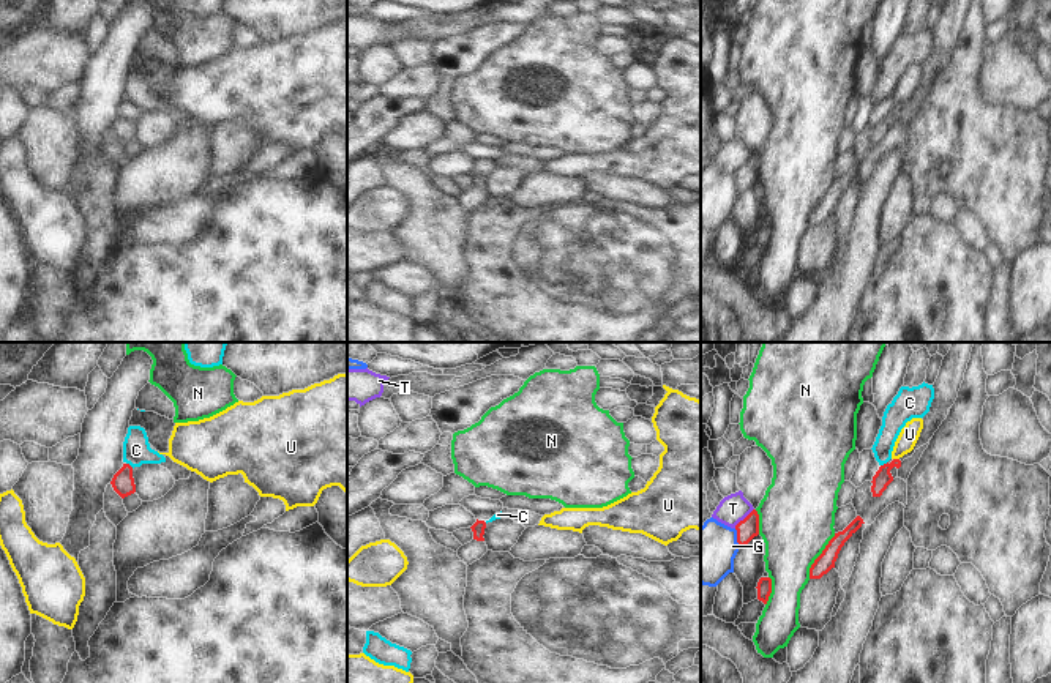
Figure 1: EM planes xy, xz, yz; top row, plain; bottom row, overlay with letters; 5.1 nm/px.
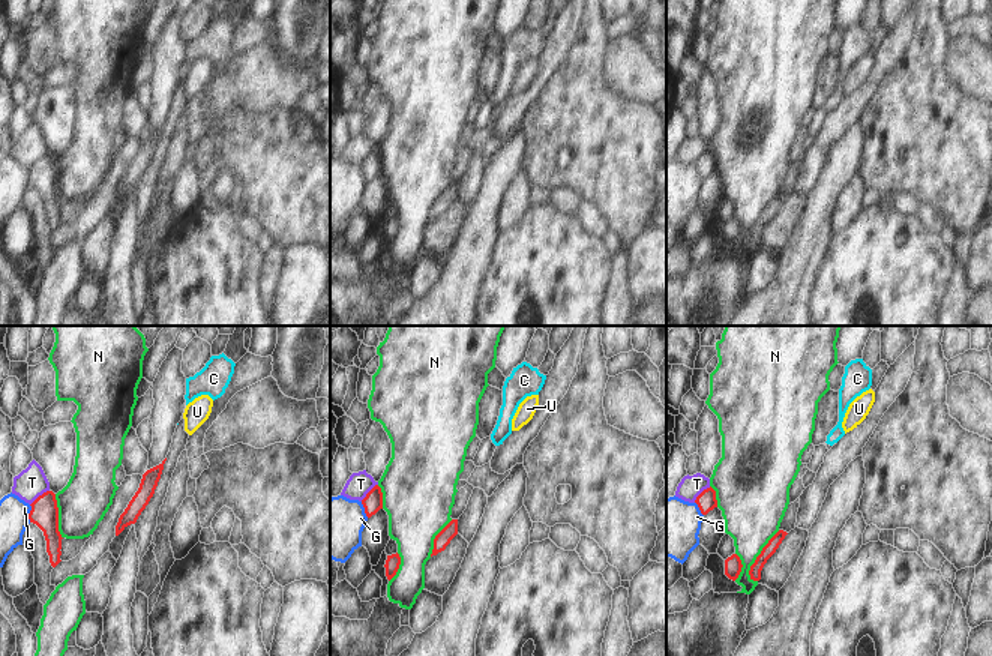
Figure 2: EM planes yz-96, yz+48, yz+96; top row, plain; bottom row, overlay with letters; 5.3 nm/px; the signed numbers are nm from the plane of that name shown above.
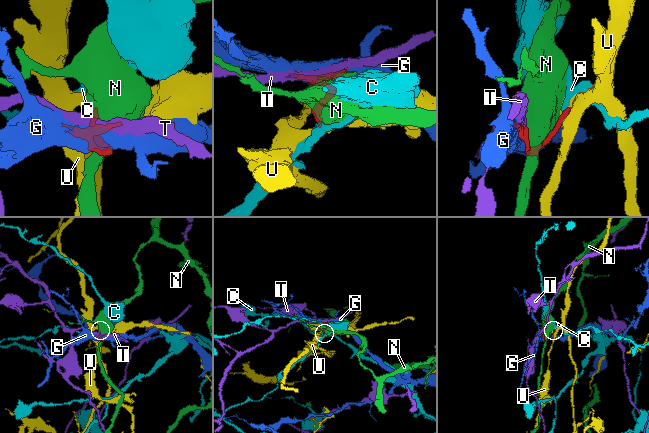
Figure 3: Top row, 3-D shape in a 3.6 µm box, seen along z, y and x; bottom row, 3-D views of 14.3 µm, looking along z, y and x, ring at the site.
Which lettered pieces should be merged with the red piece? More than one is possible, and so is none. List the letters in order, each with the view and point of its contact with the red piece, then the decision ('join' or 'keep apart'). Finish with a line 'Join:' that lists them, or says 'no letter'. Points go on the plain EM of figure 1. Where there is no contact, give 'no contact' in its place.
C: yz (884, 111) | keep apart
G: yz (737, 185) | keep apart
N: yz (819, 202) | keep apart
T: yz (745, 164) | keep apart
U: yz (897, 106) | keep apart
Join: no letter

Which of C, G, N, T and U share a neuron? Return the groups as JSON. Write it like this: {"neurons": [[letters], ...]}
{"neurons": [["C"], ["G"], ["N"], ["T"], ["U"]]}

